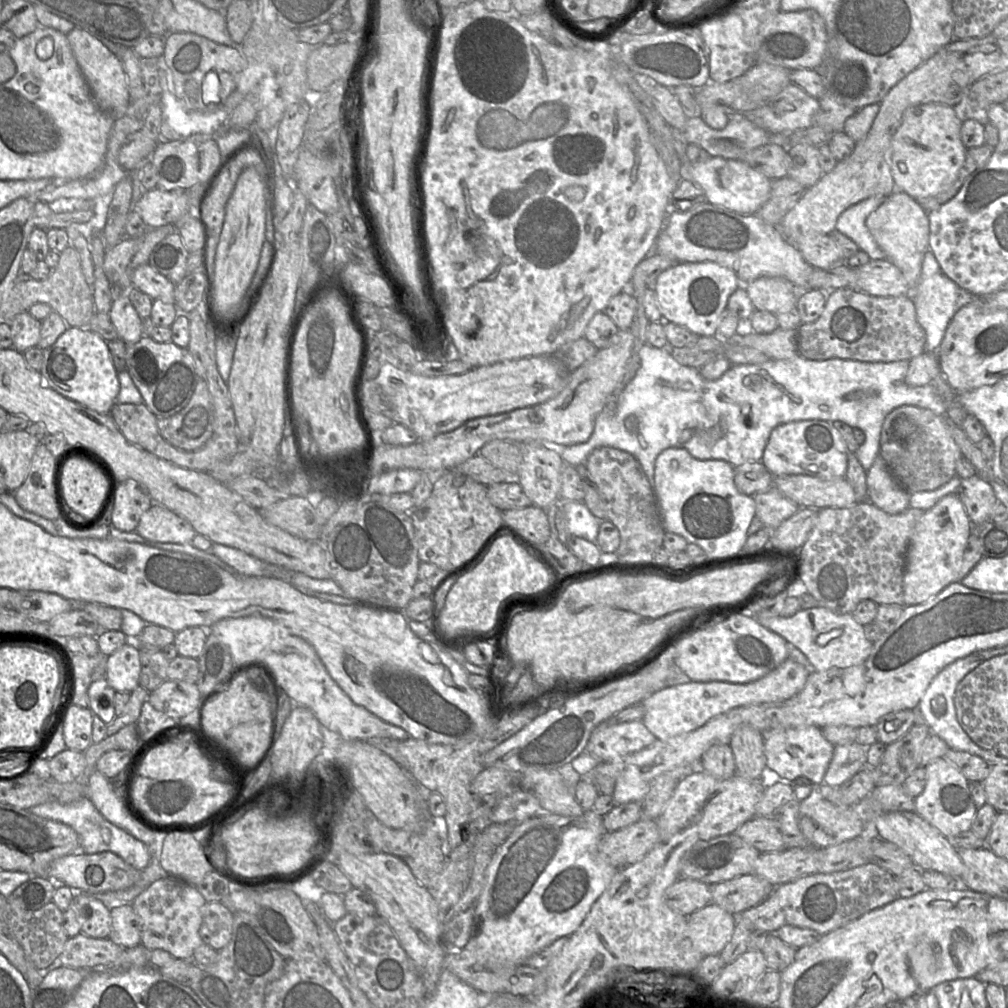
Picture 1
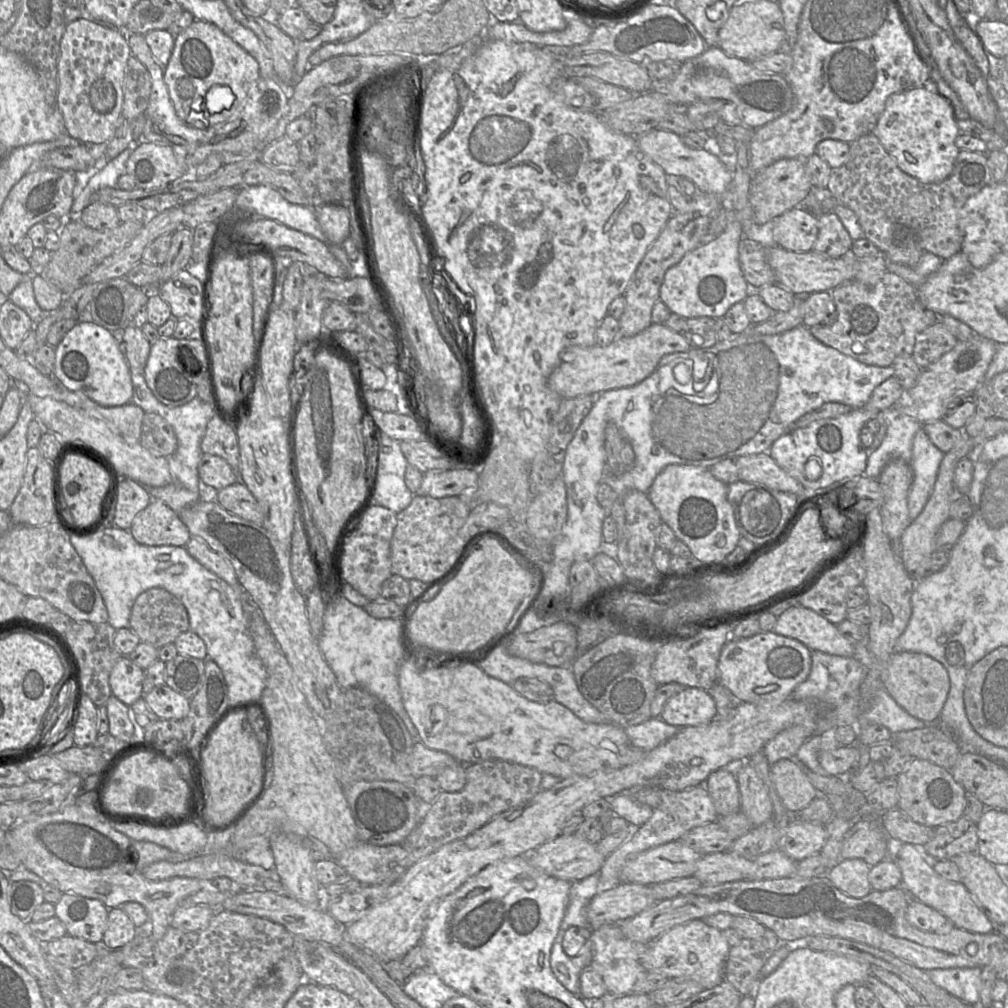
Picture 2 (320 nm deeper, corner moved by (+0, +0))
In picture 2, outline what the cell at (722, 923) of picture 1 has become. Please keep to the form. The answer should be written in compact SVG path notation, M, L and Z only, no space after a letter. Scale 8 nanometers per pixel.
M697 919L671 928L649 944L642 965L646 972L659 973L668 979L690 978L704 989L710 989L724 980L730 948L722 931L707 925L703 919Z

